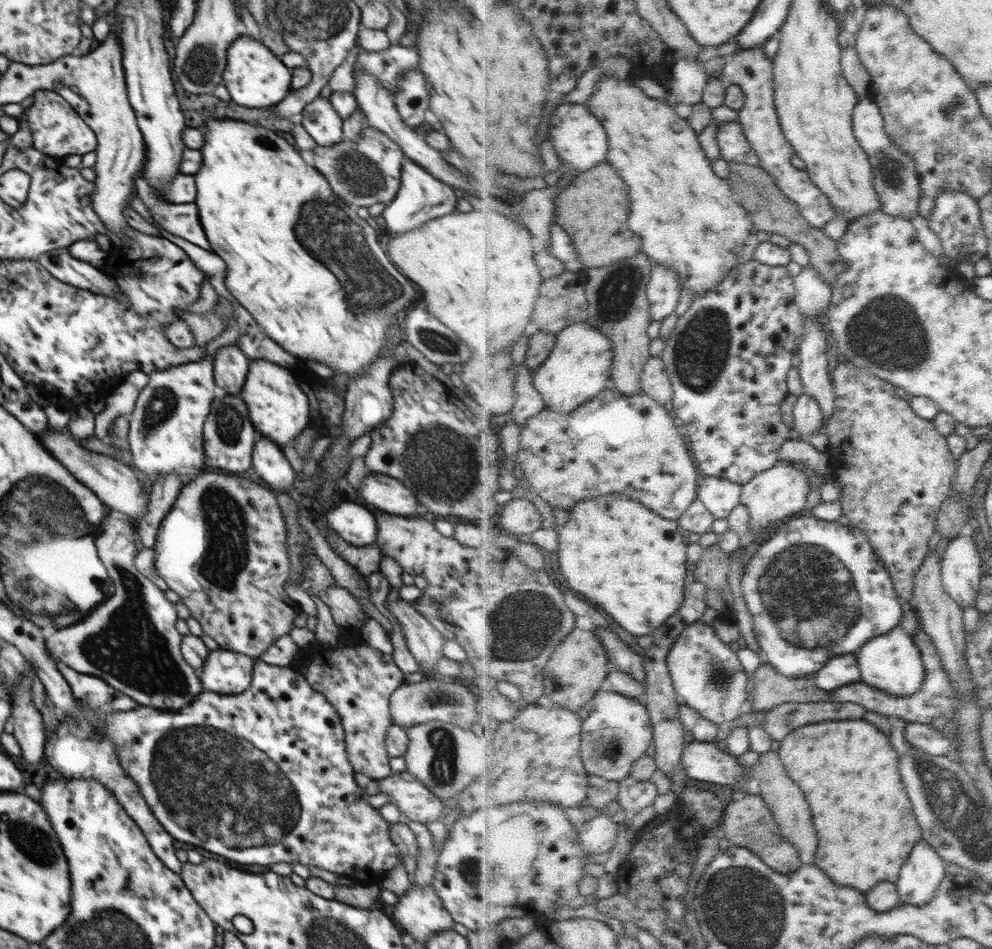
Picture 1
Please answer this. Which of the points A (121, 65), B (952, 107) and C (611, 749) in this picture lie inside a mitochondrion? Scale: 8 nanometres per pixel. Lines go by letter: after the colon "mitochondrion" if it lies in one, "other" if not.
A: other
B: mitochondrion
C: mitochondrion

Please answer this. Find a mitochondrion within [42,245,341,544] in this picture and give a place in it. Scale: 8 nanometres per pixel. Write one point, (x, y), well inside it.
(228, 425)

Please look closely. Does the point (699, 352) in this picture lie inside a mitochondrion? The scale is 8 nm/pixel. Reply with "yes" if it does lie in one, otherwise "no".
yes

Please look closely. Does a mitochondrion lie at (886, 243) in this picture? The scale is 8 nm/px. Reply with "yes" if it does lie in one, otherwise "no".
no

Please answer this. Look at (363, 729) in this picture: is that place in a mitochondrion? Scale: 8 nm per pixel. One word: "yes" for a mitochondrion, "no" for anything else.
no

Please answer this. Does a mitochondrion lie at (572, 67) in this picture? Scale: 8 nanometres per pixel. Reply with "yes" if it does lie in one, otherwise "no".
no

